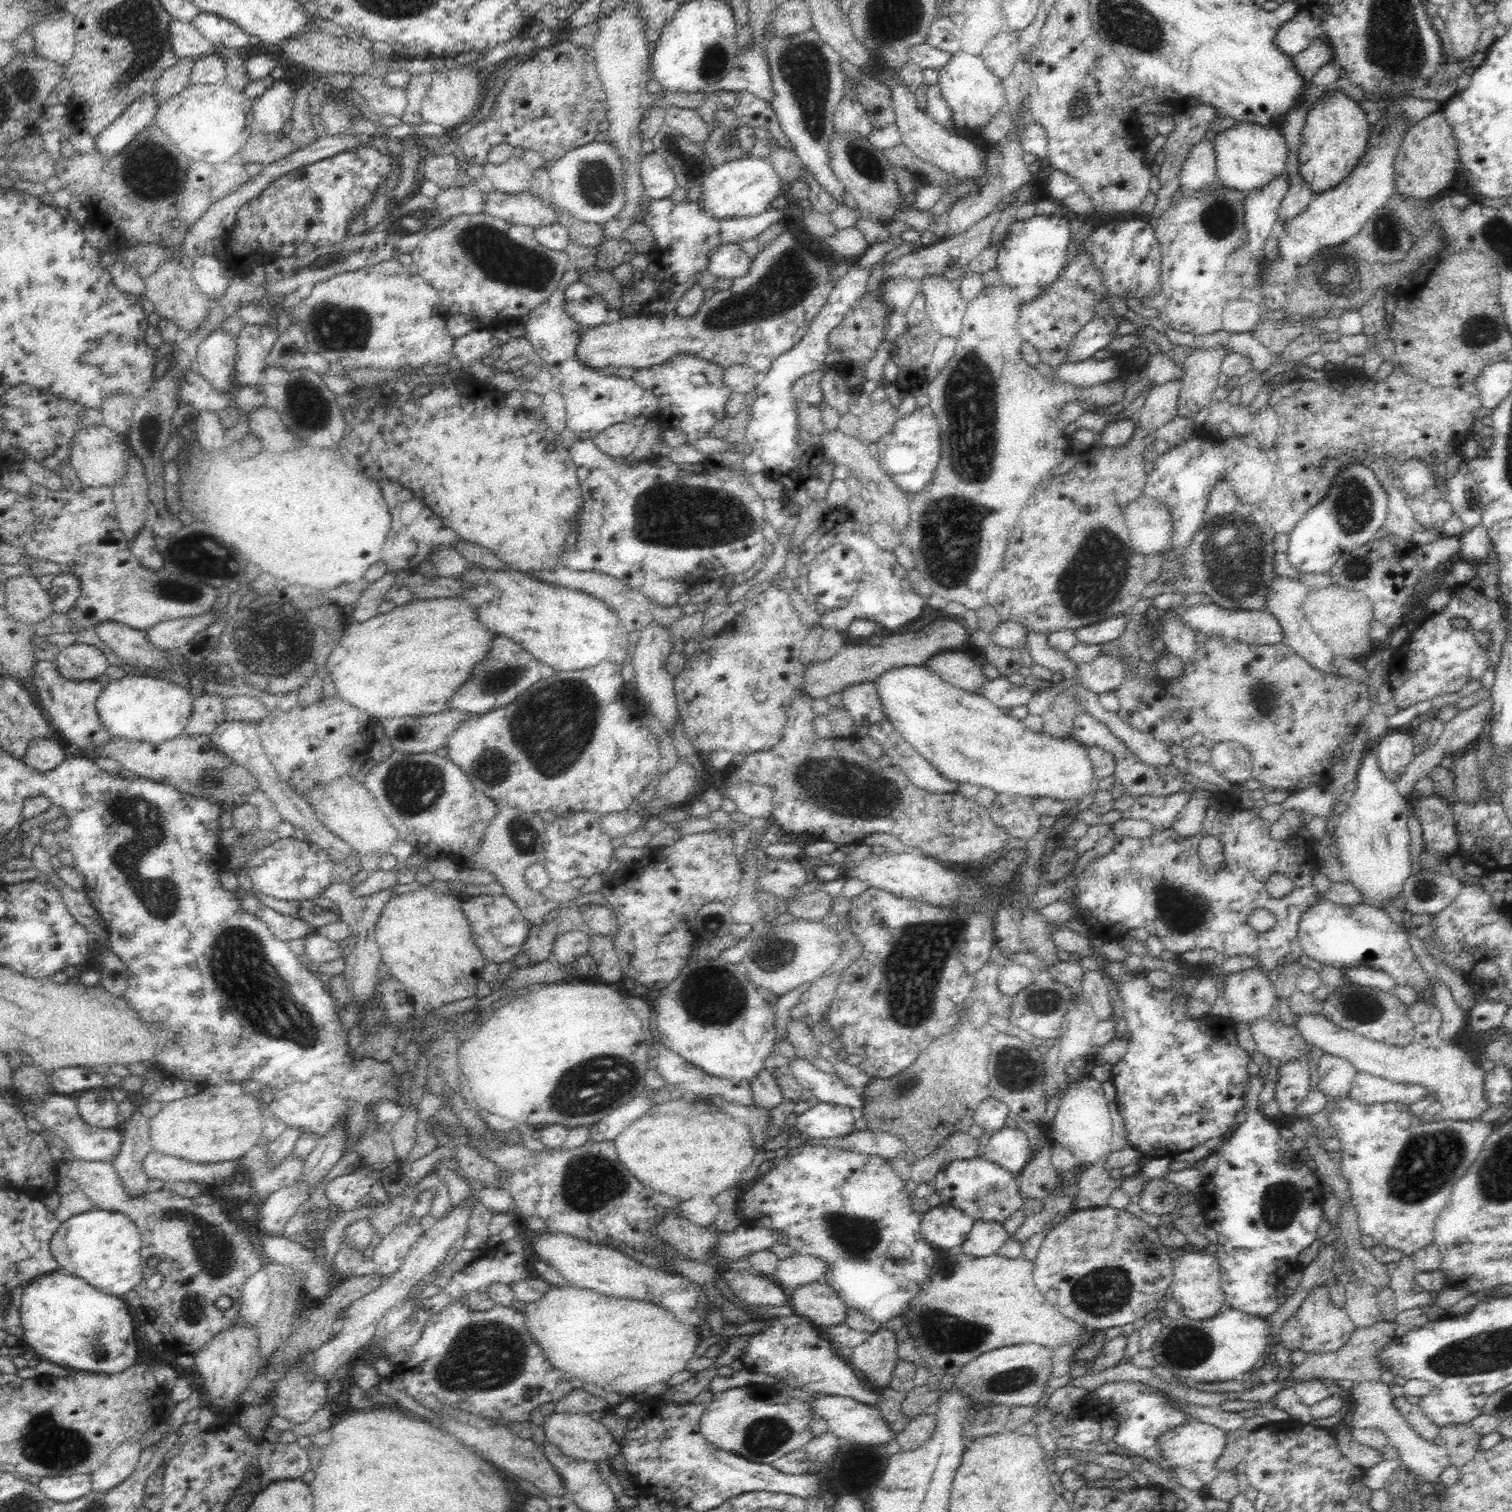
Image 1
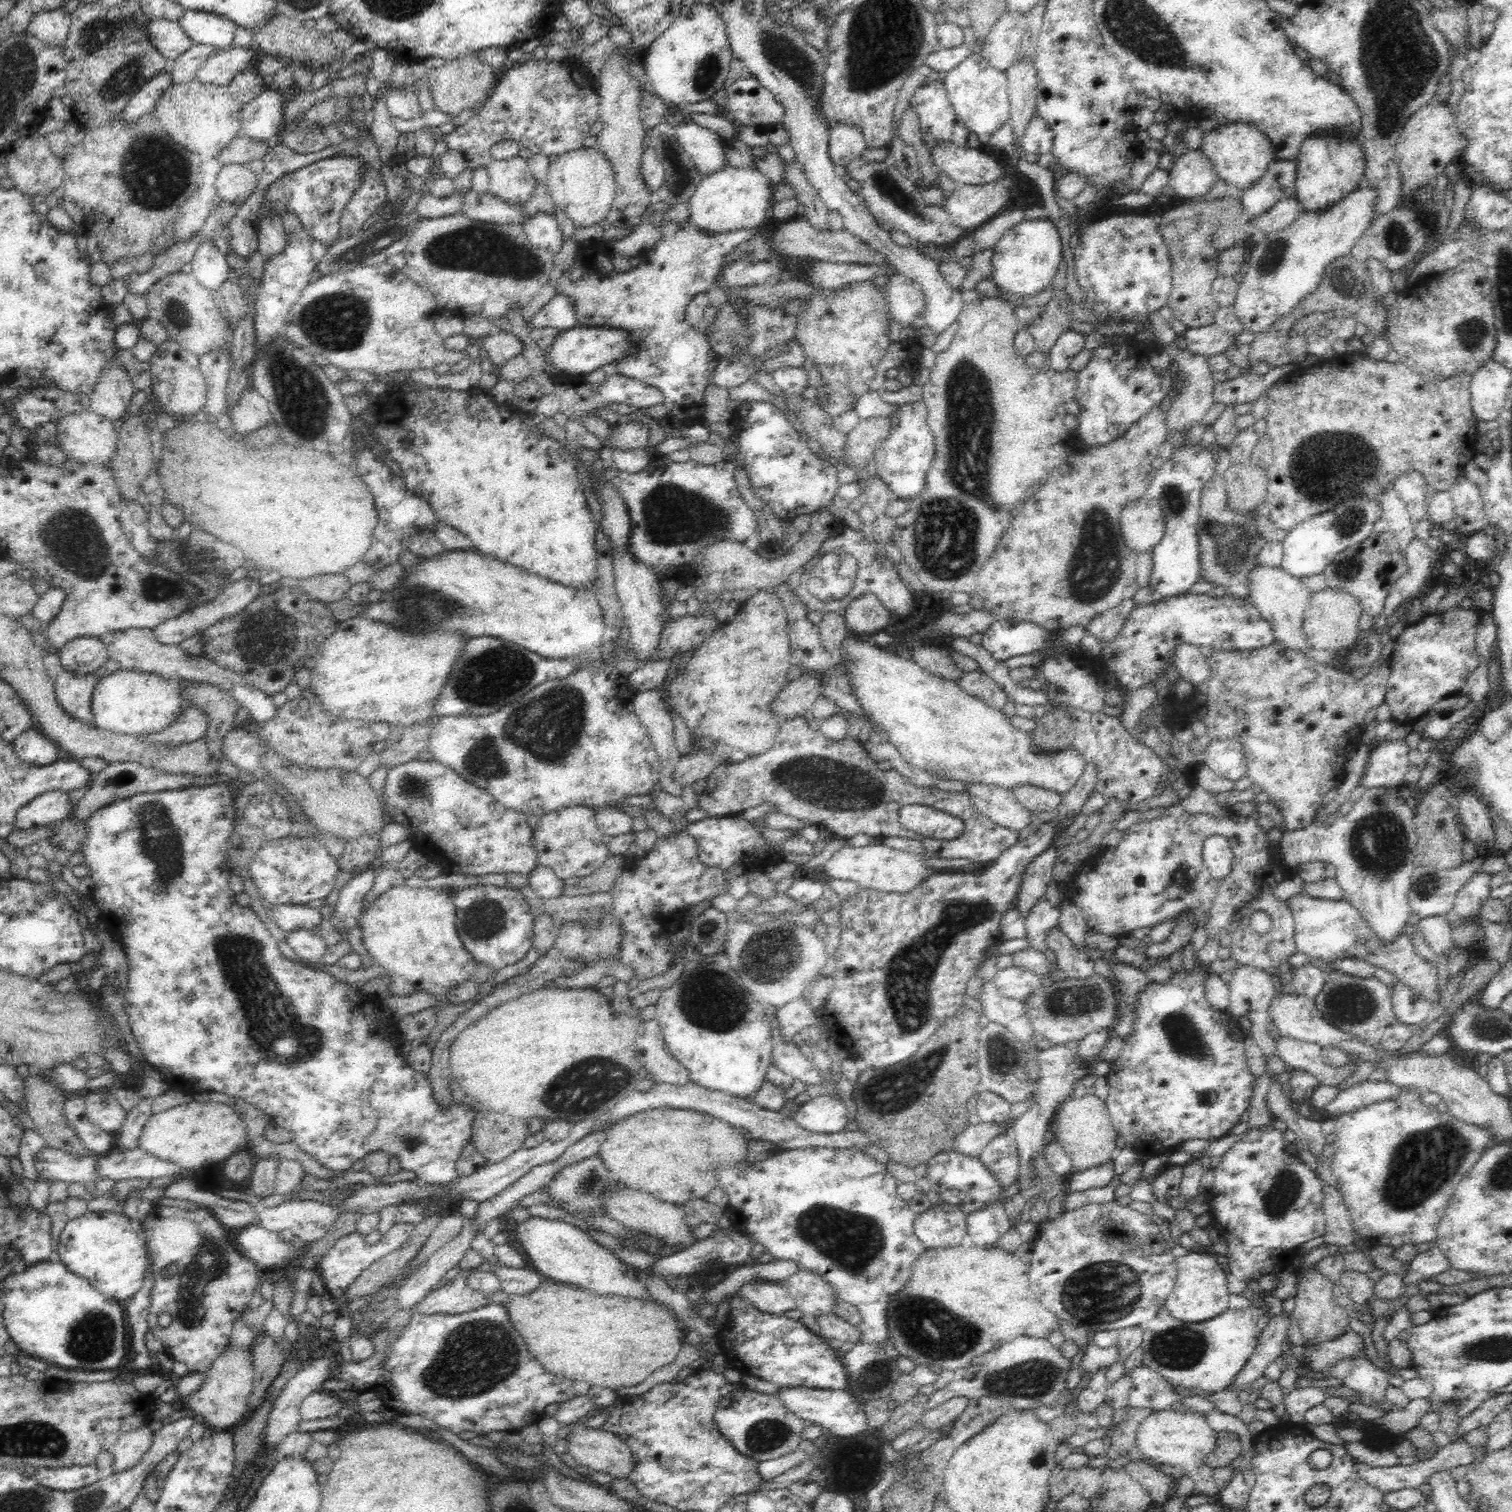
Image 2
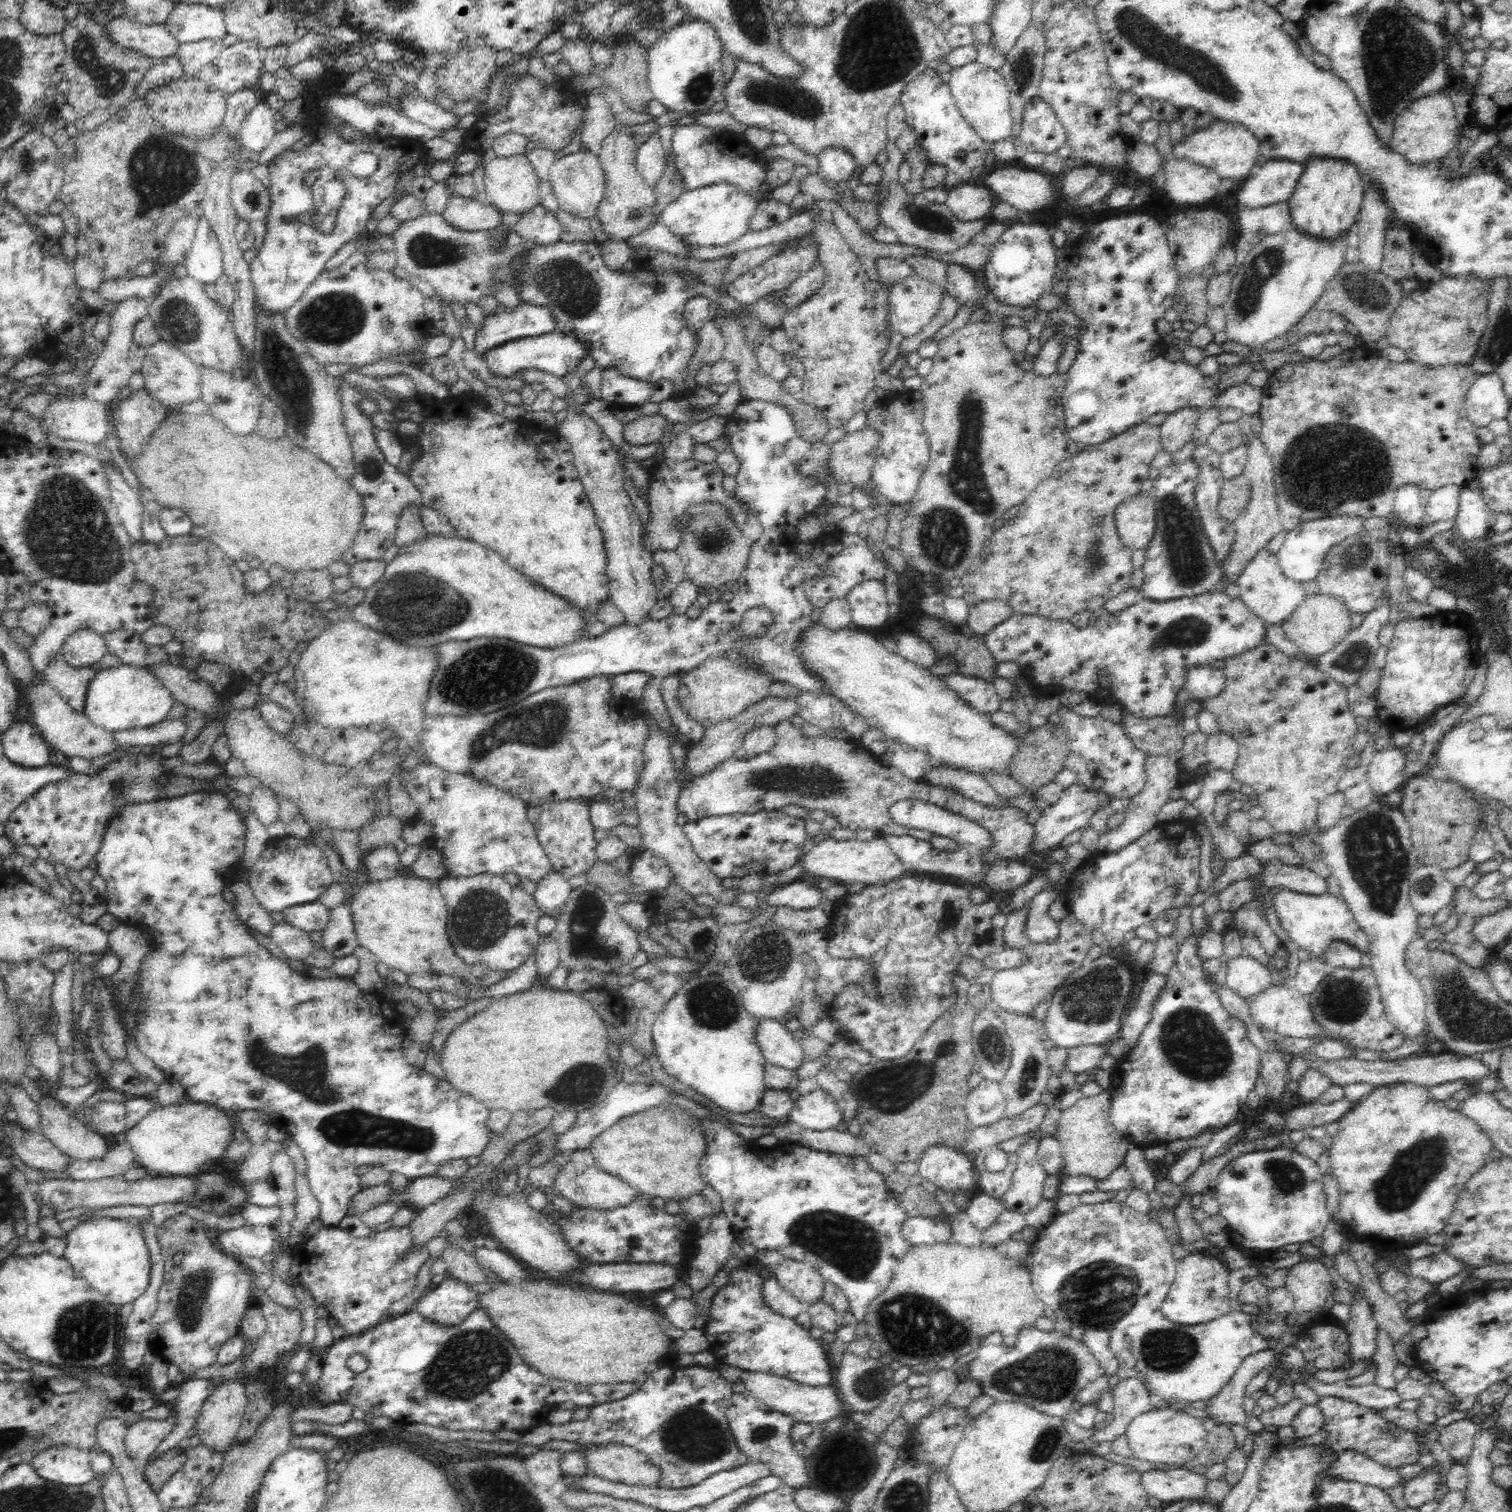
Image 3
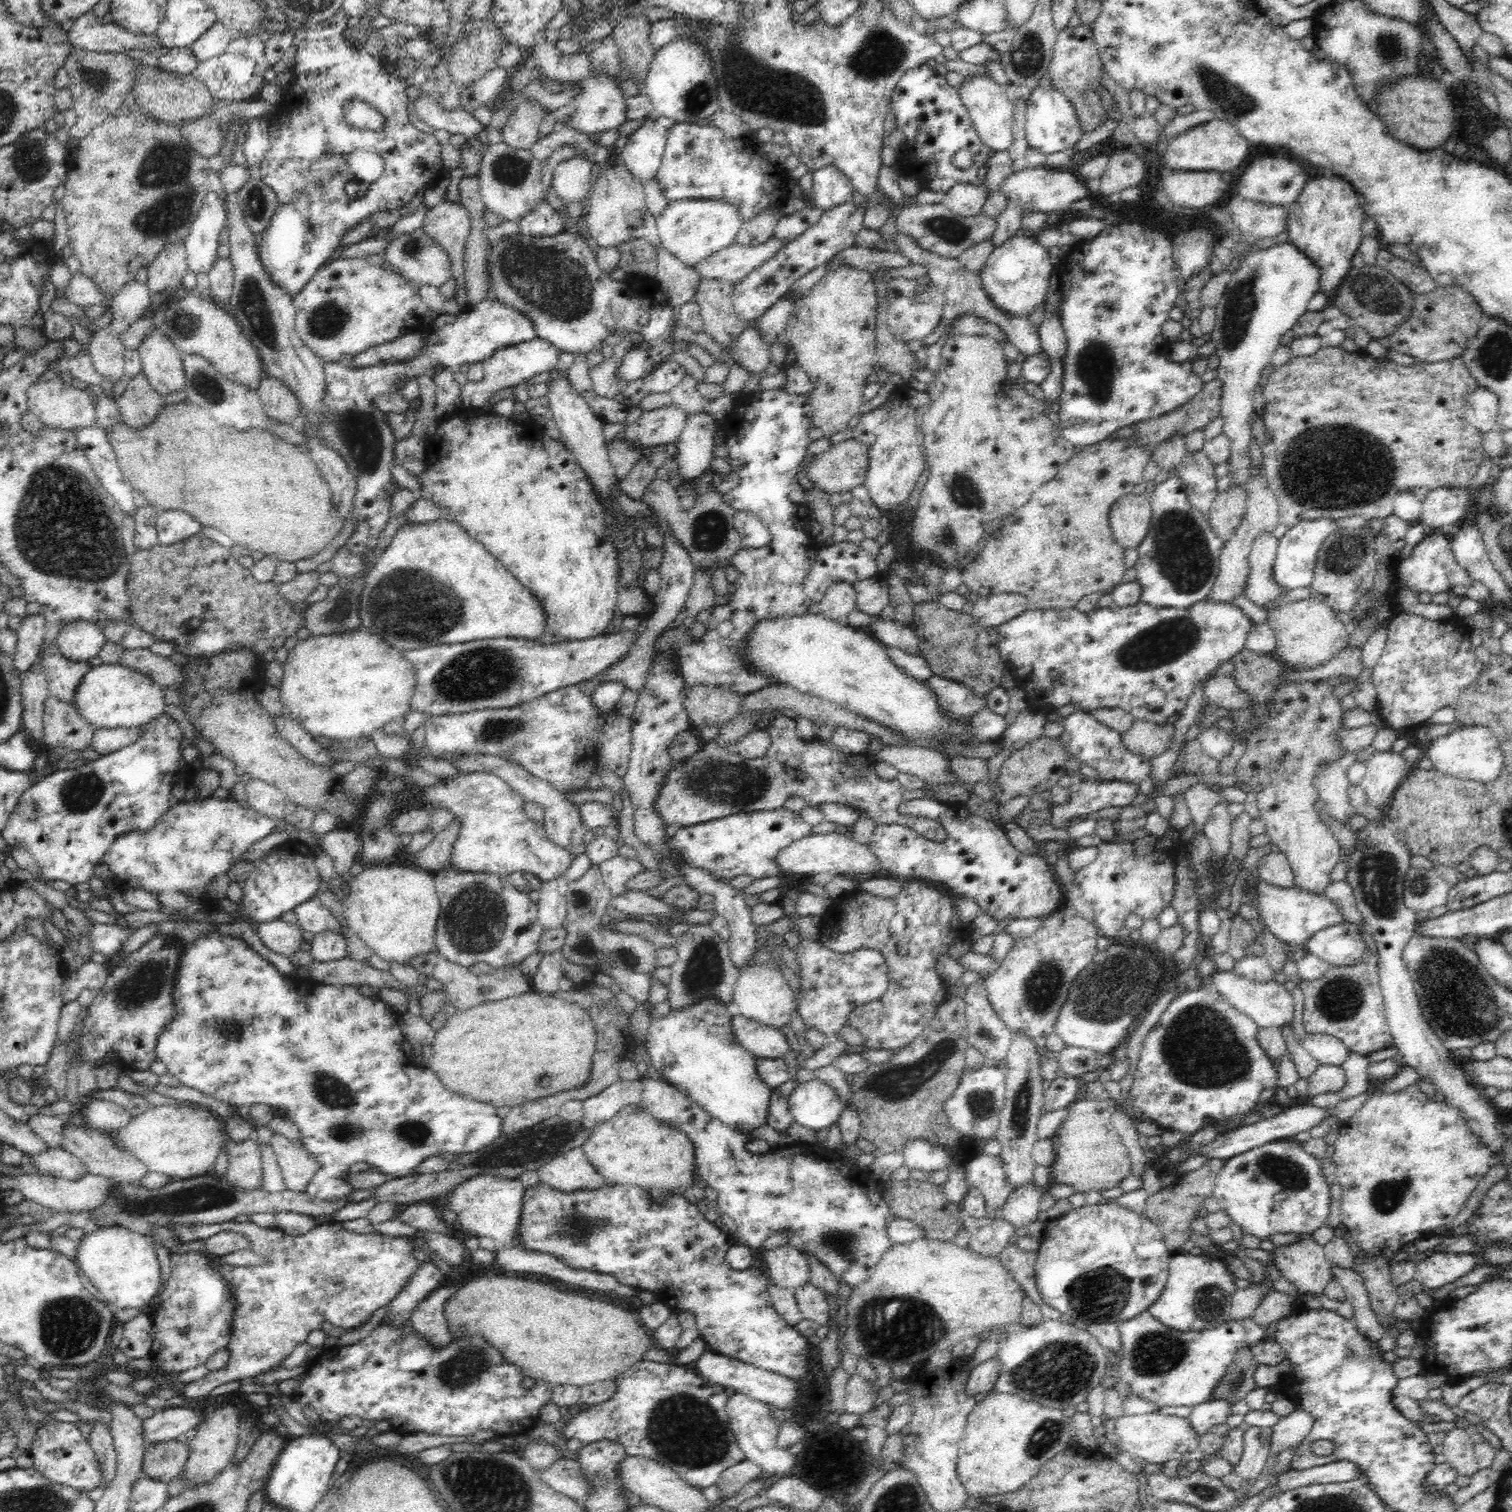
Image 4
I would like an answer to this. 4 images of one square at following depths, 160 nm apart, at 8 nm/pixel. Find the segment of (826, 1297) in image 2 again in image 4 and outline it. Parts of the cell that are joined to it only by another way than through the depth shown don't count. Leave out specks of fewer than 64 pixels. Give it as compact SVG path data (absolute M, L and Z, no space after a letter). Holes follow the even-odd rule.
M790 1246L765 1250L767 1276L780 1288L797 1289L810 1281L810 1266L804 1252Z

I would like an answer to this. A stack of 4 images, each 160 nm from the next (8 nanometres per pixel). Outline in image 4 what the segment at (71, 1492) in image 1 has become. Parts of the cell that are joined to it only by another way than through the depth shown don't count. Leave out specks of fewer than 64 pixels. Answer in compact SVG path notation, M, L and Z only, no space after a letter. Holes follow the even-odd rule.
M54 1420L37 1429L28 1451L33 1467L52 1483L62 1484L80 1492L90 1492L104 1487L104 1475L90 1442L86 1441L74 1422Z

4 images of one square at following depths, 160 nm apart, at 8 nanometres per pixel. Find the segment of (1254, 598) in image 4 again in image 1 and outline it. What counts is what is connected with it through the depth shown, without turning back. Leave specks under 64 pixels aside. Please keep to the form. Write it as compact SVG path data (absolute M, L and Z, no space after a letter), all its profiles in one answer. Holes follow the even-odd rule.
M1277 575L1270 580L1270 594L1266 598L1266 610L1280 621L1282 627L1282 635L1284 641L1298 656L1301 656L1308 664L1314 668L1319 668L1322 672L1328 674L1339 674L1338 669L1332 666L1335 654L1332 653L1324 640L1320 639L1317 634L1311 629L1310 623L1305 620L1305 614L1301 609L1303 602L1308 596L1308 588L1300 582L1300 580L1292 580Z

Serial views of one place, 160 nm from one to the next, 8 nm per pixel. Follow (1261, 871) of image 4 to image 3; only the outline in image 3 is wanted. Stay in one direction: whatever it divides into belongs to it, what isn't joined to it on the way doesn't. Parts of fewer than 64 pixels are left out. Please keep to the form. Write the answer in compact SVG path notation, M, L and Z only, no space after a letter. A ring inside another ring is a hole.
M1278 859L1264 864L1263 867L1264 871L1260 874L1260 878L1263 879L1263 886L1265 889L1280 887L1282 889L1288 889L1294 892L1314 896L1328 893L1328 883L1326 883L1327 879L1316 875L1305 867L1288 865L1278 861Z

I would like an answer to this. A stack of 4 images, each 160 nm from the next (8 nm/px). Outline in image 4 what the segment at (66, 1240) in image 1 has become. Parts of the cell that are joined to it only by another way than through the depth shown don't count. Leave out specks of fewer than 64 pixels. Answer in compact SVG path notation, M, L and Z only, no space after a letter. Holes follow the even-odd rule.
M110 1226L89 1232L78 1244L76 1259L88 1280L96 1286L98 1298L114 1311L148 1306L151 1310L160 1292L161 1266L154 1245L124 1226Z

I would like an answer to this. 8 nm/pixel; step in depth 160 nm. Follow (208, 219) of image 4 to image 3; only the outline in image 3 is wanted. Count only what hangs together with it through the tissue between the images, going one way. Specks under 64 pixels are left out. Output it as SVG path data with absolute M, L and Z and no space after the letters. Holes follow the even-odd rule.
M203 213L198 218L196 230L191 250L187 253L184 263L188 271L187 277L194 279L202 286L215 284L216 280L223 276L221 245Z

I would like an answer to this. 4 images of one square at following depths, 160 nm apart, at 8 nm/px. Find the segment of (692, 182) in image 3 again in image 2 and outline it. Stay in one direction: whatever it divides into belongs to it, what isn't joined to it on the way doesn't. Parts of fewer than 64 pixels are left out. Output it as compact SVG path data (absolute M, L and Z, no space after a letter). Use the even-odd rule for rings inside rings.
M688 120L679 122L672 133L684 151L693 153L693 164L702 175L708 176L726 165L722 138L711 129Z

